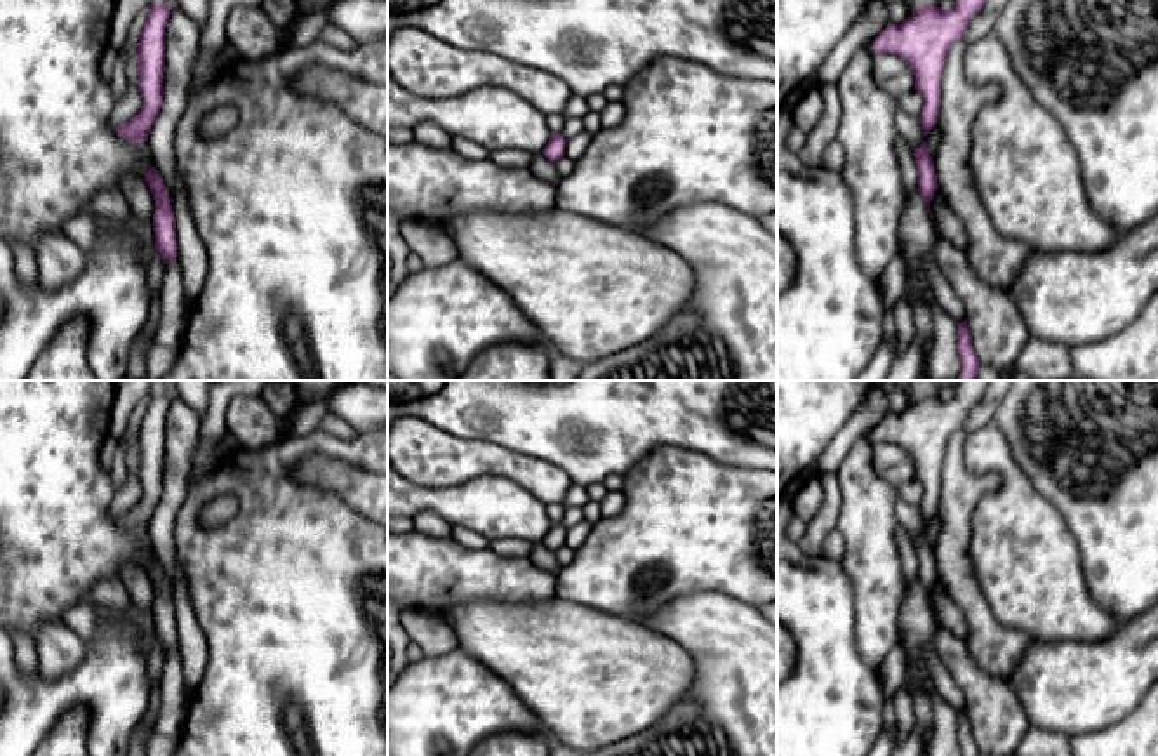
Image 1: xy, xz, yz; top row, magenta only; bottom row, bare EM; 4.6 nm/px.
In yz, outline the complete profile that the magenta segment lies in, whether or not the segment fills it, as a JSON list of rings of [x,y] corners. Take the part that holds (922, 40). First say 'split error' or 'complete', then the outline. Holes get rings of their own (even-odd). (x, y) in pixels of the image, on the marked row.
complete; [[[956,0],[953,9],[923,3],[901,24],[888,26],[873,40],[875,54],[895,54],[915,75],[915,89],[923,96],[918,116],[923,136],[937,125],[941,109],[941,73],[949,47],[963,38],[972,17],[986,0]]]

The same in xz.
complete; [[[551,134],[546,148],[542,149],[542,155],[551,162],[560,160],[565,155],[563,136],[562,134]]]

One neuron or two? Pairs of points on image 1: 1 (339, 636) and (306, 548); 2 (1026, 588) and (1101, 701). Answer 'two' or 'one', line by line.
1: one
2: two

